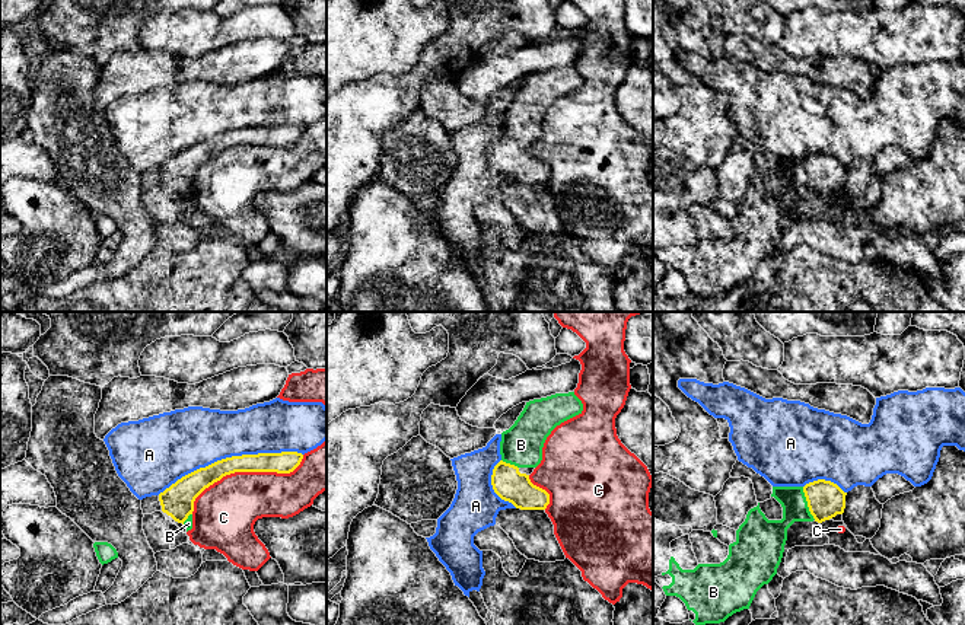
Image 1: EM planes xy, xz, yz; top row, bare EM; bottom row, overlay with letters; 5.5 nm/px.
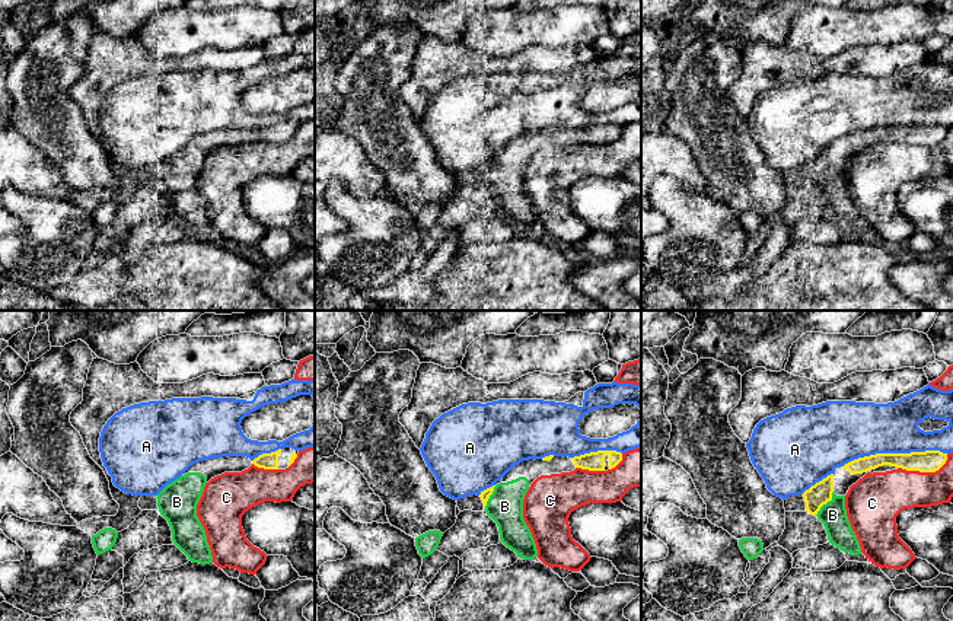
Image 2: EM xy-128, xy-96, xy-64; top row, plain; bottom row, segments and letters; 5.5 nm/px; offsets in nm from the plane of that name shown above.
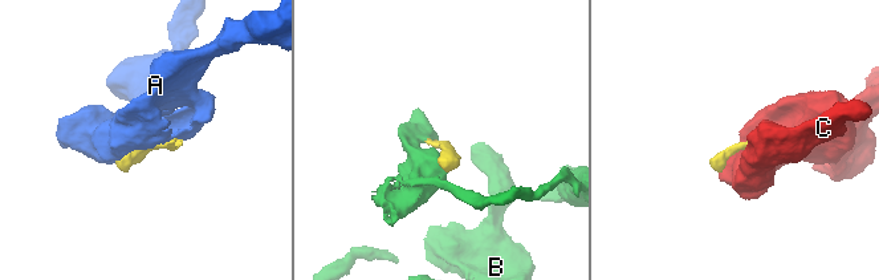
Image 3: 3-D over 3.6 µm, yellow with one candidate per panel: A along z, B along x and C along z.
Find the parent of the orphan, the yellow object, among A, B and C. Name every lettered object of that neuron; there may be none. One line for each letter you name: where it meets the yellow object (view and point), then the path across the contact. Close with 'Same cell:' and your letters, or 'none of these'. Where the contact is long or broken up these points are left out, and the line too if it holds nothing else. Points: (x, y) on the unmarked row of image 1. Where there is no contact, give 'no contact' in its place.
B: meets yellow in yz at (808, 177)
Same cell: B

